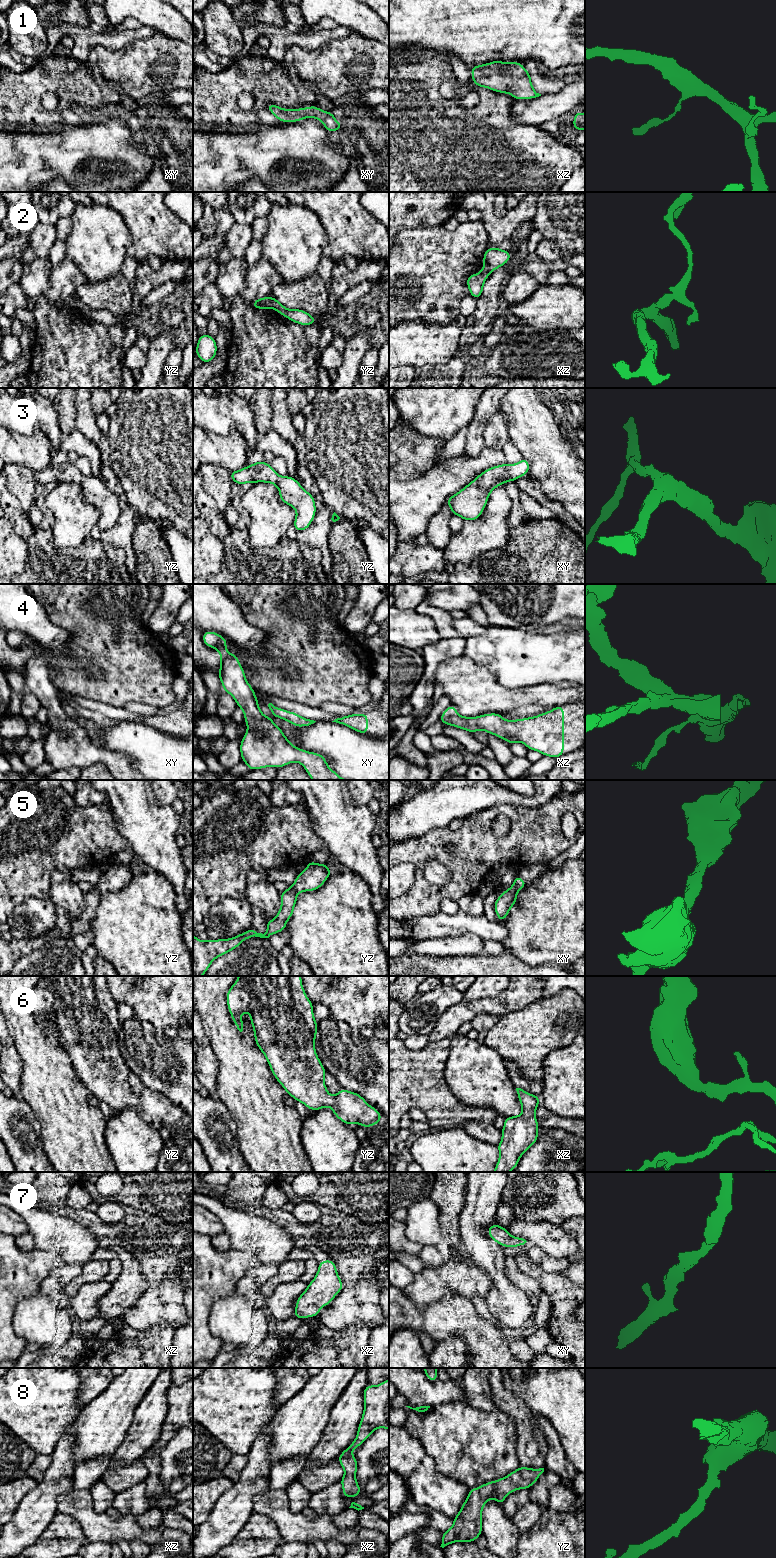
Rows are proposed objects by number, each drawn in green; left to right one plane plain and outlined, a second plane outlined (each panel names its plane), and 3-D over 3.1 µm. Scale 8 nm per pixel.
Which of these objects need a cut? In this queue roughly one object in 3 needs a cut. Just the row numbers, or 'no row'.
2

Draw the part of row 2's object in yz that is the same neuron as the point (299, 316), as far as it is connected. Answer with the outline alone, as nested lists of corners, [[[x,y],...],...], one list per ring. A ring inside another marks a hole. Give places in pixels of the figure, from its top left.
[[[271,297],[273,309],[290,321],[303,326],[316,324],[316,319],[301,309],[287,309],[275,297]]]

